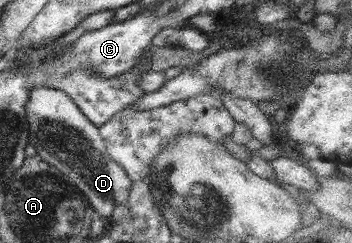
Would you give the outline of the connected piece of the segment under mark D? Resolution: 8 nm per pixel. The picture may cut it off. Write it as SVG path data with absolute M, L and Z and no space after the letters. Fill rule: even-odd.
M51 86L31 88L25 100L25 122L29 129L29 146L36 151L35 154L47 164L55 167L67 182L73 184L86 198L91 211L96 211L101 219L110 220L110 214L117 204L125 205L129 196L129 184L131 181L126 172L116 162L113 162L107 154L104 140L98 133L98 127L91 124L81 114L76 104L61 90Z

